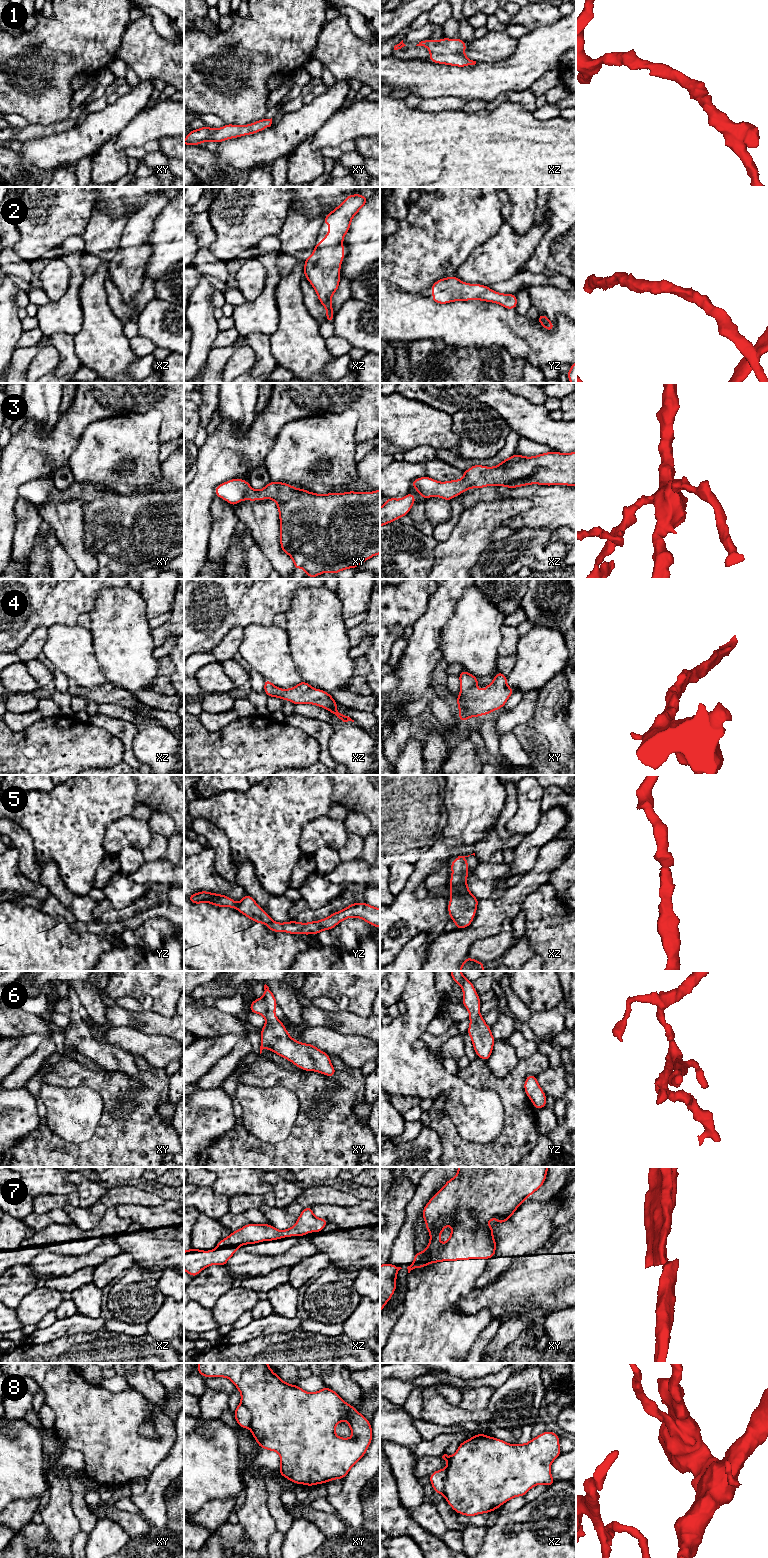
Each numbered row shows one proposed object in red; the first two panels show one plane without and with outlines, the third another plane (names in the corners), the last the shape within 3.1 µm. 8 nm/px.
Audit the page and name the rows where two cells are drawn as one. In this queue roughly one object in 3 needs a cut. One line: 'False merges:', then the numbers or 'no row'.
False merges: 7, 8

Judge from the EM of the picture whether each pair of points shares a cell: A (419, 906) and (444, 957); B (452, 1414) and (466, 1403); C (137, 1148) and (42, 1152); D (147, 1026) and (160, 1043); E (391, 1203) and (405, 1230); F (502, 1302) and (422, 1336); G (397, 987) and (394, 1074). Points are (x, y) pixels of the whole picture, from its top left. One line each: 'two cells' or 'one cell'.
A: two cells
B: two cells
C: one cell
D: two cells
E: two cells
F: two cells
G: two cells

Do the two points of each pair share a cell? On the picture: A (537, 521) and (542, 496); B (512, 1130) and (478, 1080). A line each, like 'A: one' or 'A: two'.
A: one
B: one

